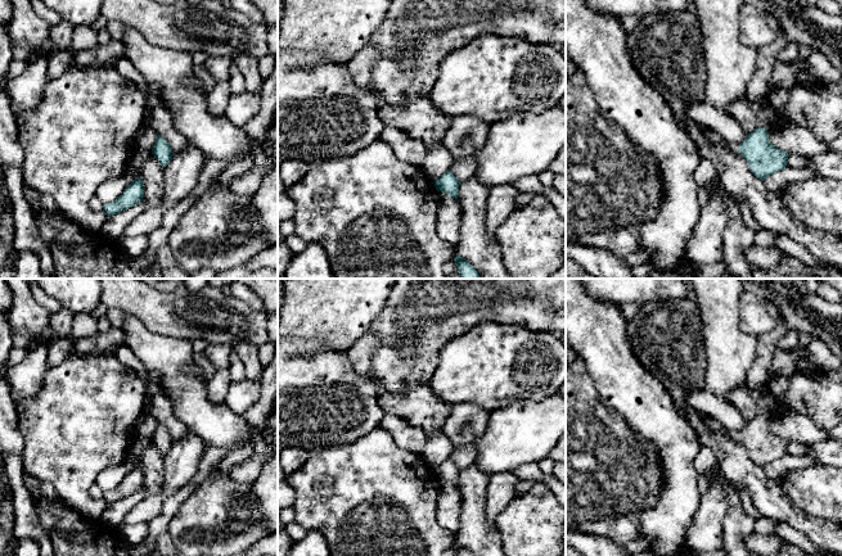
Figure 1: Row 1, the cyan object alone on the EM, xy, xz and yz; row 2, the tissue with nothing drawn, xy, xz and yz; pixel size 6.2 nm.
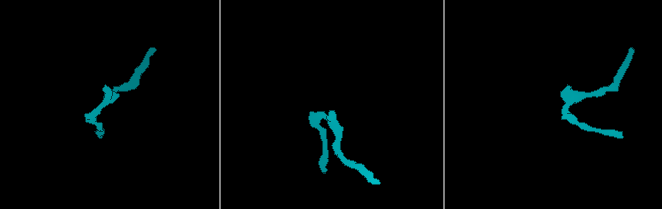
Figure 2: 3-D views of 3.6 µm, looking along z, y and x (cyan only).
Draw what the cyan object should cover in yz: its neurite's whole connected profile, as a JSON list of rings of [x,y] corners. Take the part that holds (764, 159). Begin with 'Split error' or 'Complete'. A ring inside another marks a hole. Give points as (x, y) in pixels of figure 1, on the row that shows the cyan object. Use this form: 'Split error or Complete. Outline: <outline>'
Split error. Outline: [[[701,126],[710,144],[720,144],[734,153],[739,153],[746,158],[751,172],[760,180],[765,180],[770,175],[787,167],[788,153],[775,148],[769,141],[769,131],[764,127],[757,127],[747,135],[747,139],[740,144],[725,141],[717,132]]]

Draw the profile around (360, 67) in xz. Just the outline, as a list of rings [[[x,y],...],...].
[[[369,42],[346,64],[357,86],[370,86],[372,71],[377,58],[378,49]]]

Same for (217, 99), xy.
[[[228,81],[216,82],[215,87],[207,94],[207,108],[213,116],[225,116],[229,99],[231,96]]]

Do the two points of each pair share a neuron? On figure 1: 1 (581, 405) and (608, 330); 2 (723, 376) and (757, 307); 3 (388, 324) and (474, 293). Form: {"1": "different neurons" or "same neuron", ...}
{"1": "different neurons", "2": "different neurons", "3": "same neuron"}

